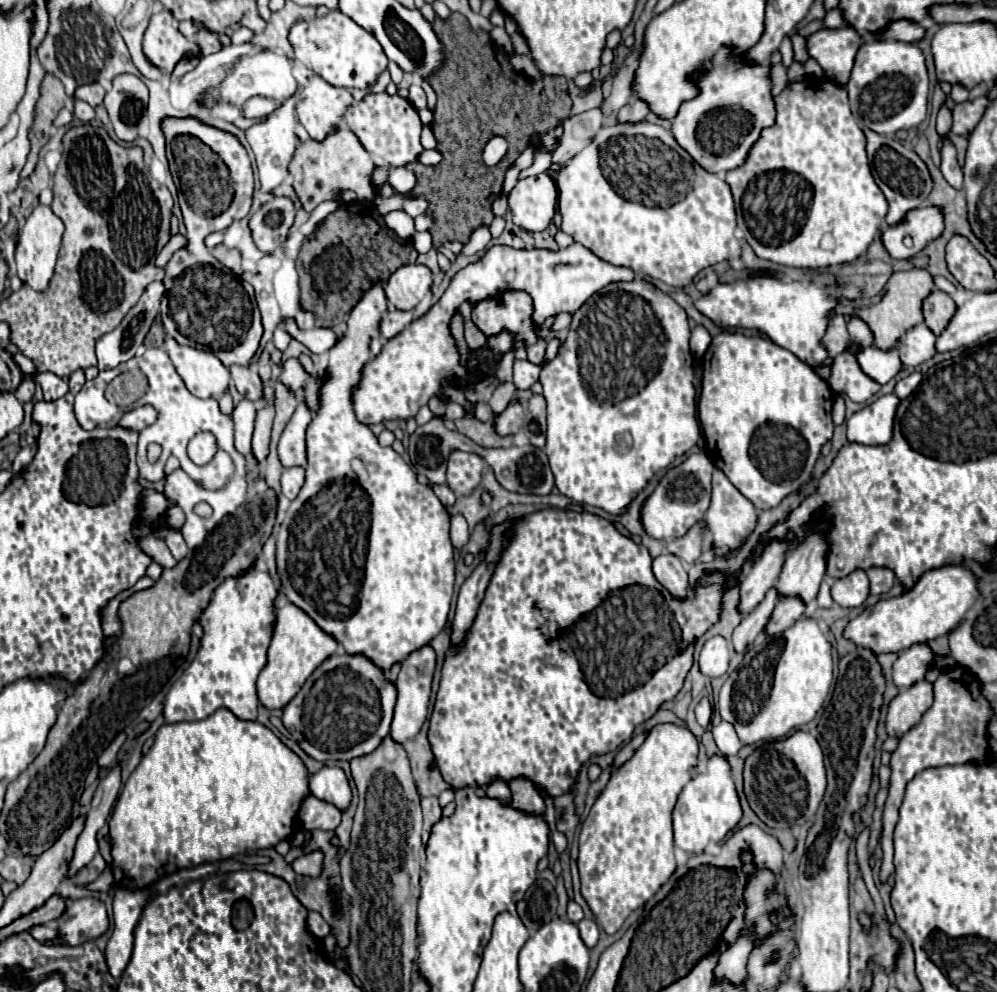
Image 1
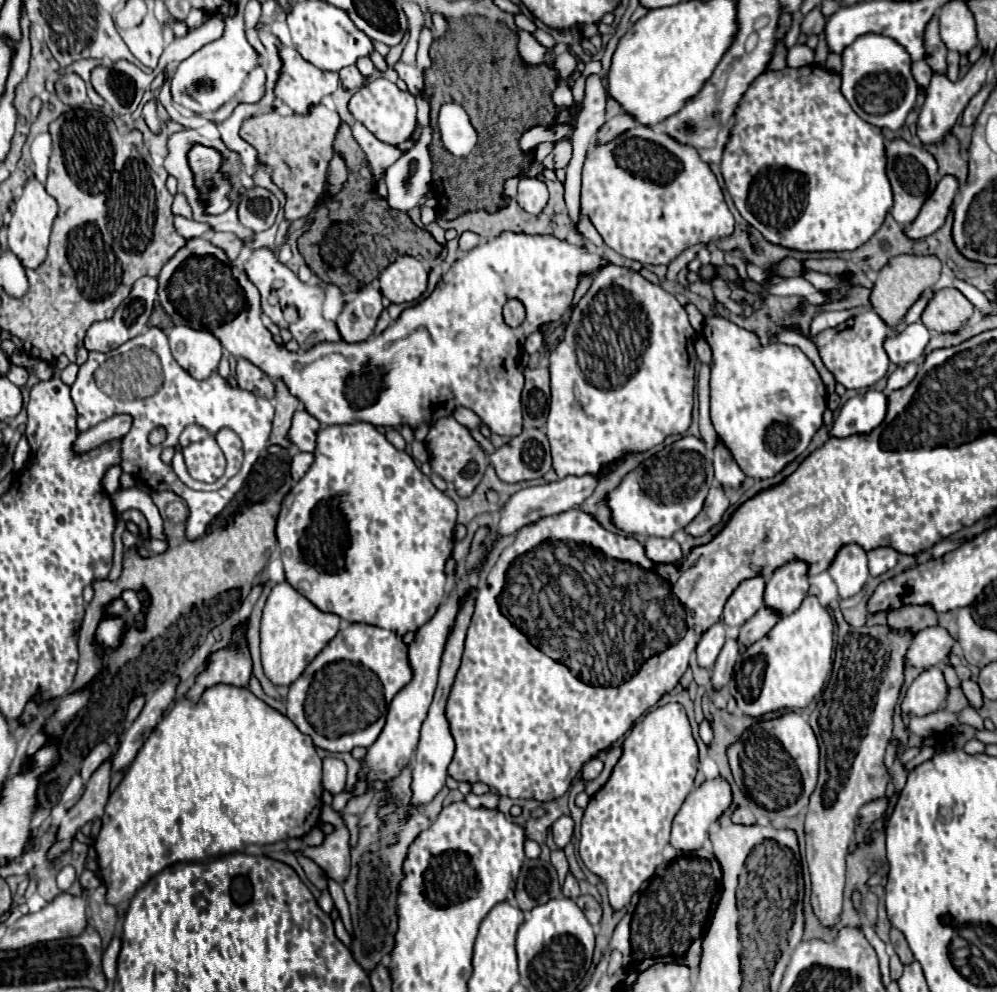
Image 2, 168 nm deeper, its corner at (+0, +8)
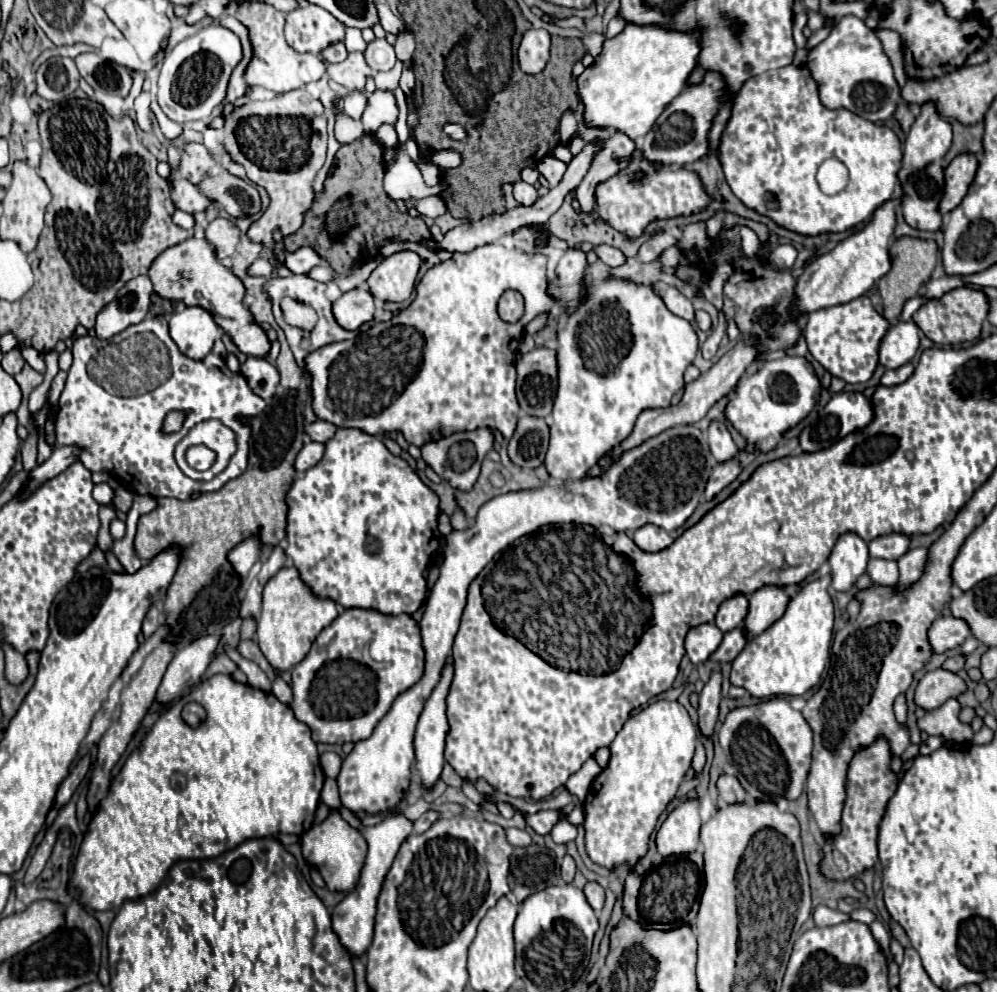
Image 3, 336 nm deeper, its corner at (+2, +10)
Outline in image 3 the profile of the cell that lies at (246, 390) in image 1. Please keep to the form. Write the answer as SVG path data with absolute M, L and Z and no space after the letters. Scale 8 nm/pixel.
M247 357L247 361L241 365L241 373L247 379L251 391L259 397L271 399L275 395L279 385L279 371L267 359Z

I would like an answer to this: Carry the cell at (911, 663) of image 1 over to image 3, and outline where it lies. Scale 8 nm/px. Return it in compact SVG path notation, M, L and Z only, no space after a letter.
M939 617L927 631L927 639L933 653L945 653L959 647L969 637L969 633L971 631L965 621L955 617Z

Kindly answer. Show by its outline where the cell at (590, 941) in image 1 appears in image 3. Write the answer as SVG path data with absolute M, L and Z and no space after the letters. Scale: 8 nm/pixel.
M587 883L583 887L583 893L587 897L587 903L595 909L595 913L601 913L603 903L605 903L605 891L603 891L603 887L597 885L597 883Z

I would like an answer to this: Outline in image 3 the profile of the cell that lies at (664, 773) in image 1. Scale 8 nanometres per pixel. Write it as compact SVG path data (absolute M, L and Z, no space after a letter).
M655 701L627 719L609 747L609 765L595 777L583 803L585 849L593 863L609 871L621 865L635 871L637 861L649 851L649 839L659 815L675 799L681 781L691 769L695 741L697 727L679 701Z

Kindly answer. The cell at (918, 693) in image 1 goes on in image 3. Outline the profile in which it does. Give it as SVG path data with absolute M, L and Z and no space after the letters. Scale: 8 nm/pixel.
M935 669L935 671L927 671L923 675L923 679L919 681L917 689L915 689L915 705L925 709L925 711L931 711L931 709L937 709L939 705L943 705L949 697L957 697L959 693L965 691L965 681L961 677L957 677L955 673L947 671L947 669Z

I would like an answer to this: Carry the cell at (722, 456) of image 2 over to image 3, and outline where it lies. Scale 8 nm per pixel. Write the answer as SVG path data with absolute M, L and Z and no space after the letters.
M713 421L709 425L709 449L713 453L713 457L723 463L723 461L733 461L739 455L739 447L735 445L735 441L731 439L731 433L727 431L723 421Z

